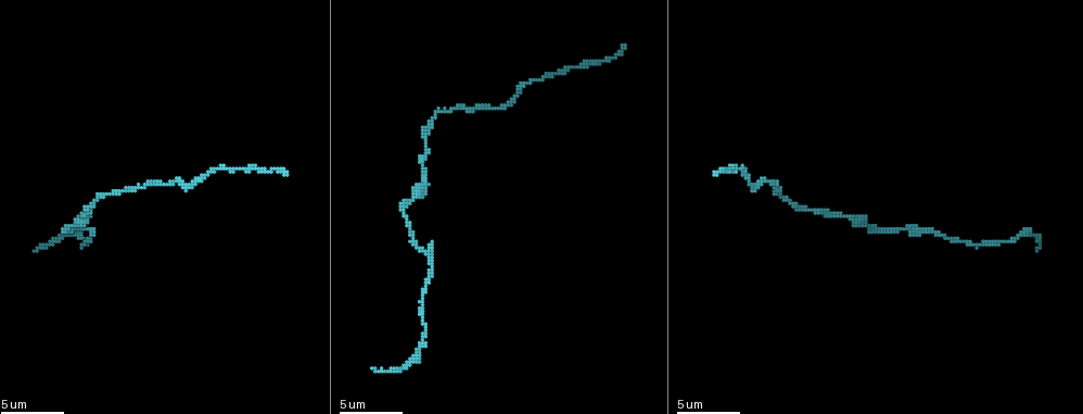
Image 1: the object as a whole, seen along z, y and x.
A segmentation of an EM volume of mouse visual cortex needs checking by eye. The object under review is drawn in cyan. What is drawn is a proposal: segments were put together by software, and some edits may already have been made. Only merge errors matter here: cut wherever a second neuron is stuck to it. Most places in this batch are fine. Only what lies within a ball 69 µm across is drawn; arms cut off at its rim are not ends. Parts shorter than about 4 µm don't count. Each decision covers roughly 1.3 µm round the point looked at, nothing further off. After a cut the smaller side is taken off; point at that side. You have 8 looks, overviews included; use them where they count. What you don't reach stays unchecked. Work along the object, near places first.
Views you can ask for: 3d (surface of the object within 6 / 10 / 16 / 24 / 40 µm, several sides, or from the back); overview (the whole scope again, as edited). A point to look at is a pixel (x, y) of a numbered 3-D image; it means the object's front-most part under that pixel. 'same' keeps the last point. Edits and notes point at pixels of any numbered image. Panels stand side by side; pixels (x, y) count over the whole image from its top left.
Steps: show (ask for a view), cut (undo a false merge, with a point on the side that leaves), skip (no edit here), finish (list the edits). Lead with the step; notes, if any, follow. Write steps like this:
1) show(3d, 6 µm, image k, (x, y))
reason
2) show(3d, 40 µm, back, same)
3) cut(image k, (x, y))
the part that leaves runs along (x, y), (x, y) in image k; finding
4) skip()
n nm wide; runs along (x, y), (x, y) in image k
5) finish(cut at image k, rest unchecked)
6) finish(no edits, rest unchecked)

show(3d, 16 µm, image 1, (787, 202))
sudden change in width

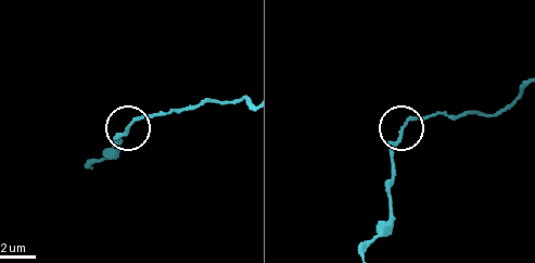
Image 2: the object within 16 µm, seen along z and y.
skip()
runs along (114, 147), (132, 121), (161, 113) in image 2; all the same neuron

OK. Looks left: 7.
show(3d, 10 µm, image 1, (174, 185))
thick turns thin

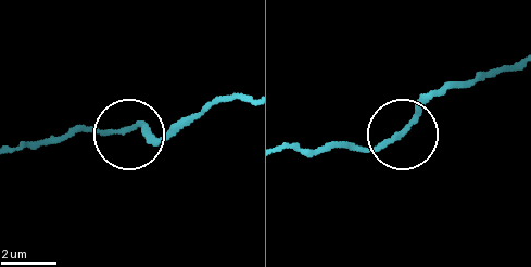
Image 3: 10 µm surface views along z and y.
show(3d, 10 µm, back, image 3, (404, 132))

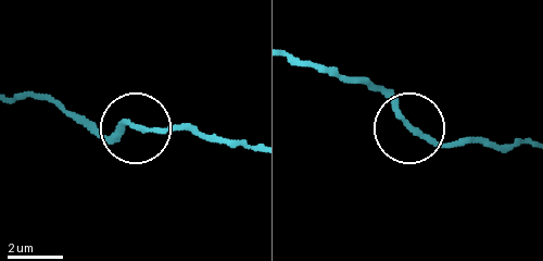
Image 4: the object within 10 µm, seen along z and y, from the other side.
skip()
runs along (525, 144), (426, 141), (365, 83) in image 4; continuous, no second neuron

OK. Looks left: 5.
show(3d, 16 µm, image 1, (871, 226))
thick turns thin

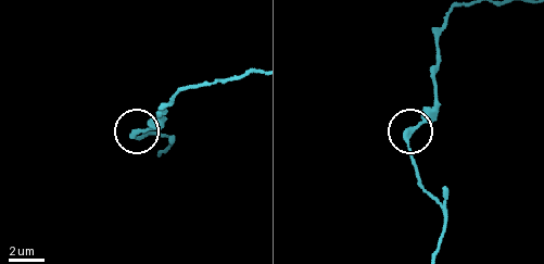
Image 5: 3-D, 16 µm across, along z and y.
show(3d, 16 µm, back, image 5, (413, 130))
from behind

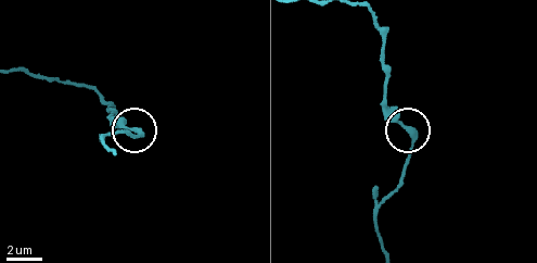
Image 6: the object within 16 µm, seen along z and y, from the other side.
skip()
runs along (387, 72), (391, 110), (412, 140), (405, 174) in image 6; all the same neuron

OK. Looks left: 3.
show(3d, 10 µm, image 1, (934, 231))
calibre changes

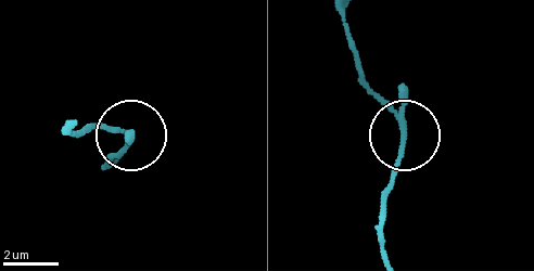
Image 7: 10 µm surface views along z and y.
skip()
190 nm wide; runs along (344, 18), (360, 74), (391, 110), (402, 138), (385, 191) in image 7; all the same neuron

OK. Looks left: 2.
finish(no edits, rest unchecked)

